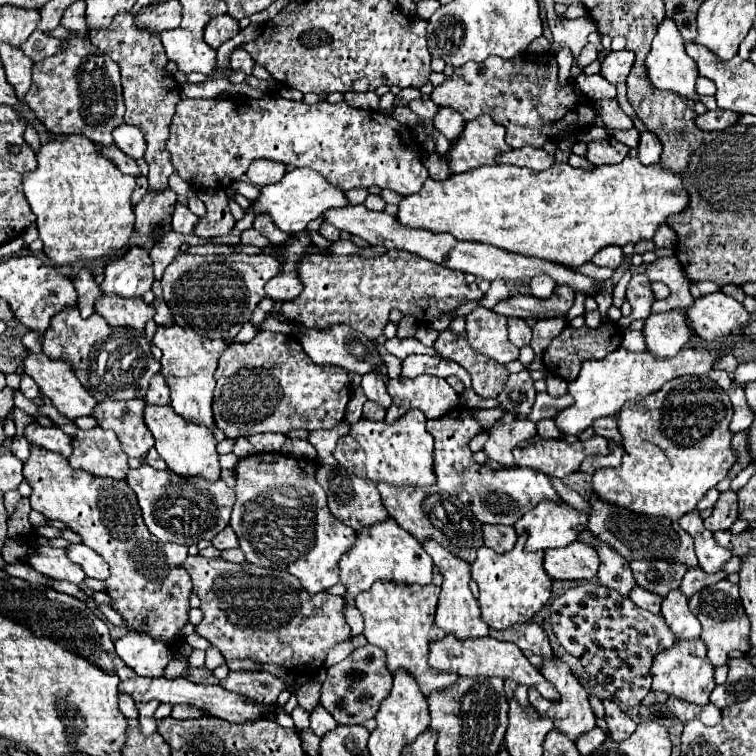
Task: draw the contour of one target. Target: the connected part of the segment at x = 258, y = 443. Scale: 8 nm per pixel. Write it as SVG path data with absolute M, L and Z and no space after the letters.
M259 433L253 434L249 440L257 452L279 452L285 442L285 436L281 433Z

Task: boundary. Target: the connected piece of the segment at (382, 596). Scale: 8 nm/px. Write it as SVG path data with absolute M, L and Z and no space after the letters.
M377 580L369 590L355 596L355 606L361 610L365 620L363 636L367 638L367 642L385 650L387 668L391 672L395 672L397 668L409 670L415 676L425 696L429 696L433 690L447 688L457 680L455 672L431 670L427 664L429 642L433 640L433 634L431 634L433 614L437 608L439 592L441 588L435 584L413 586L413 584L395 584L391 580Z

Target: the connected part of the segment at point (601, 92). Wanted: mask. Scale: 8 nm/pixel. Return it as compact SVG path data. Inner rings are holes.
M585 72L579 74L575 78L575 84L579 86L579 90L589 96L591 100L601 100L601 98L615 98L617 90L613 84L609 84L601 74L593 74L593 76L587 76Z

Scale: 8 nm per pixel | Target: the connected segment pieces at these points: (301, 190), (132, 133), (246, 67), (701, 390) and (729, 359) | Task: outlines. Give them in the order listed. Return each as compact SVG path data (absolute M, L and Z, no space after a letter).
M295 168L287 172L281 182L263 186L261 196L253 204L253 210L255 214L261 214L261 212L269 214L277 228L281 228L287 234L295 234L305 230L311 220L323 216L323 212L327 212L329 208L343 208L343 206L349 206L349 202L341 188L327 182L325 176L321 176L311 168Z
M121 124L121 126L117 126L113 130L113 138L115 138L115 146L121 148L127 156L131 156L135 160L143 158L147 144L145 144L145 138L143 138L143 134L141 134L139 128Z
M237 48L237 50L231 54L231 68L233 68L233 70L241 70L241 72L245 72L245 74L251 74L253 66L255 66L255 62L251 60L251 56L249 56L247 50Z
M681 376L669 380L659 392L653 392L643 400L635 400L635 404L623 404L623 412L617 416L625 450L623 462L619 468L597 470L593 474L593 490L599 498L615 502L627 510L677 522L683 514L695 510L705 492L717 486L737 462L737 452L731 448L731 416L733 406L729 396L709 376Z
M727 354L727 356L723 356L717 364L715 364L715 368L719 368L719 370L725 370L731 378L733 378L733 372L735 372L735 368L737 368L737 360L735 360L735 356L733 354Z

